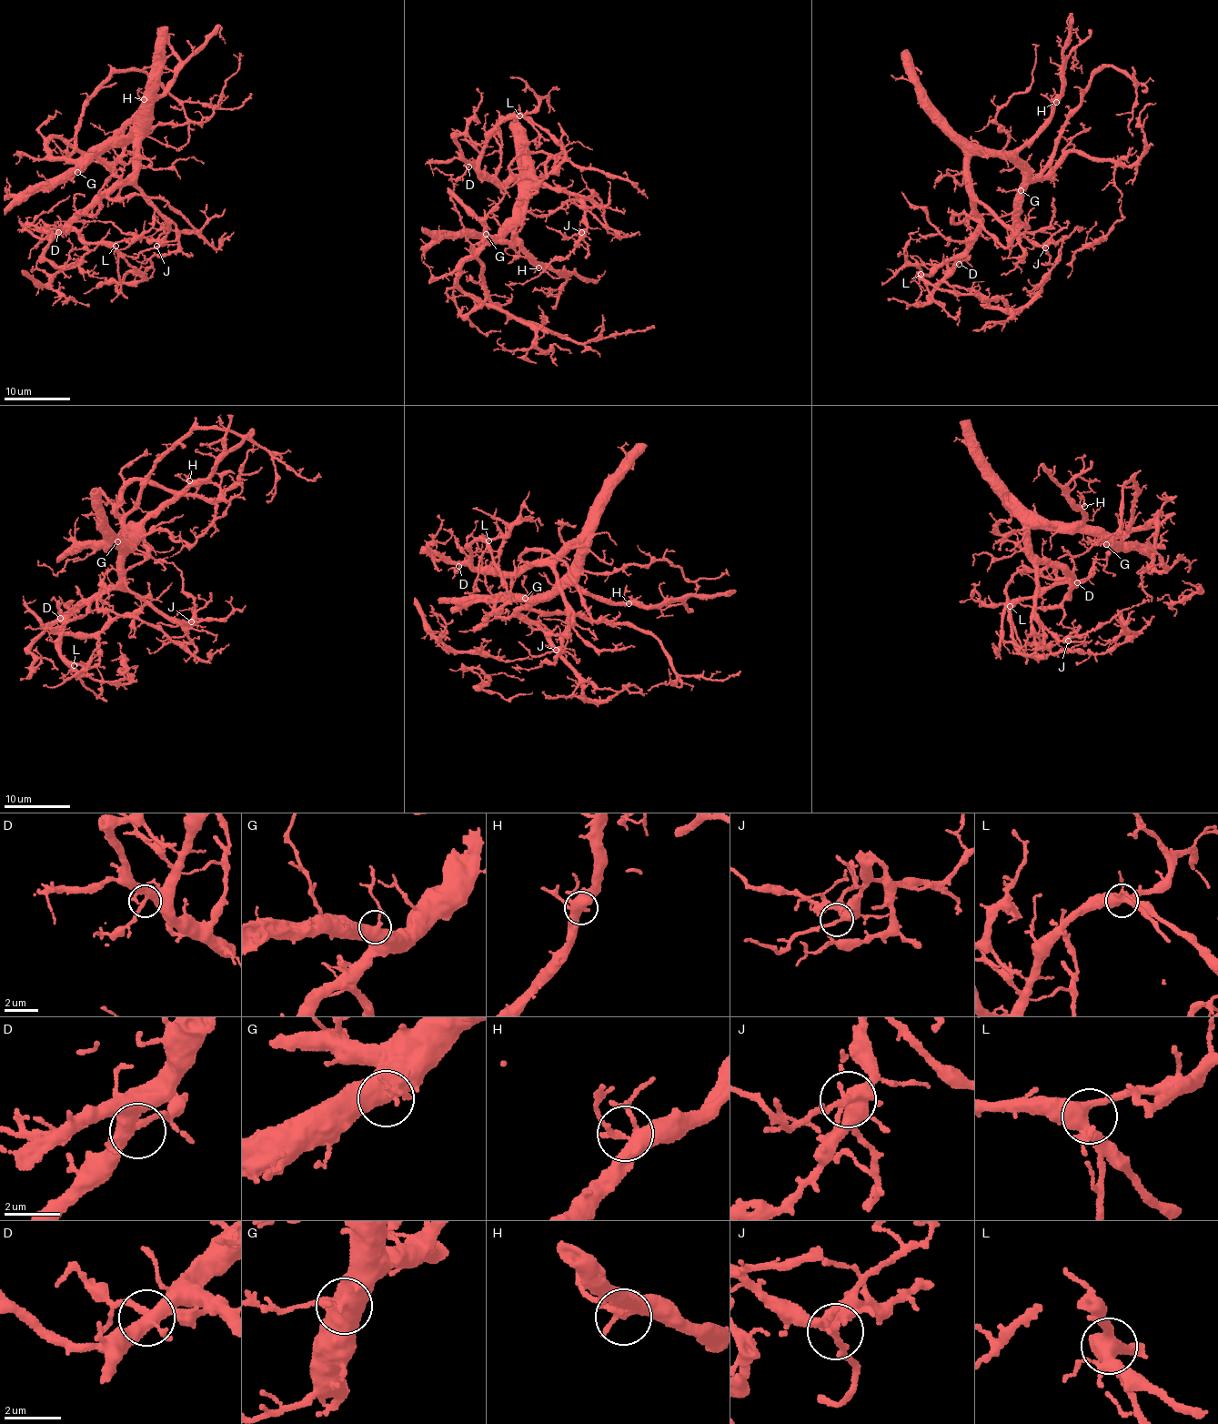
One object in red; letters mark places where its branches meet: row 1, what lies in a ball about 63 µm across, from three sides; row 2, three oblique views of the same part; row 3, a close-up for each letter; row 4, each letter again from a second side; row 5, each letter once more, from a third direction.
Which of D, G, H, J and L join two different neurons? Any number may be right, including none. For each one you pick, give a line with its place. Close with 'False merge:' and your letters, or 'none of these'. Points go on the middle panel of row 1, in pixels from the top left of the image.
False merge: none of these

